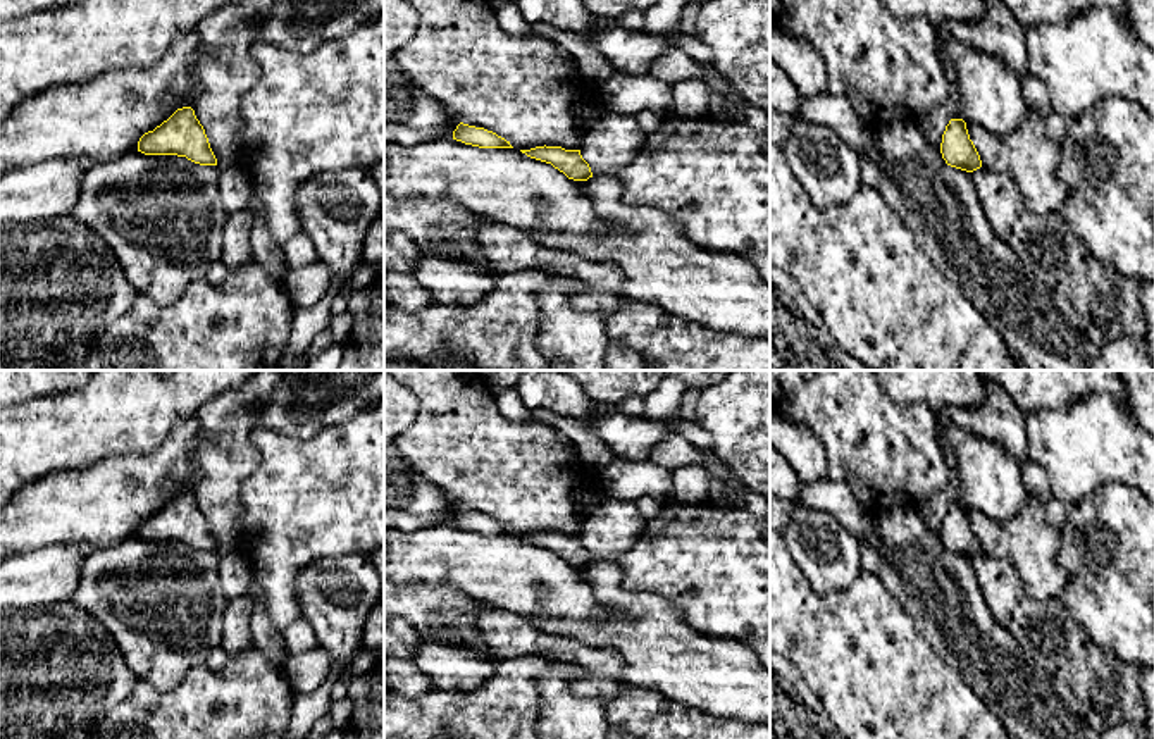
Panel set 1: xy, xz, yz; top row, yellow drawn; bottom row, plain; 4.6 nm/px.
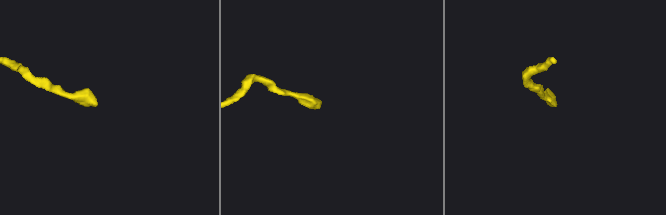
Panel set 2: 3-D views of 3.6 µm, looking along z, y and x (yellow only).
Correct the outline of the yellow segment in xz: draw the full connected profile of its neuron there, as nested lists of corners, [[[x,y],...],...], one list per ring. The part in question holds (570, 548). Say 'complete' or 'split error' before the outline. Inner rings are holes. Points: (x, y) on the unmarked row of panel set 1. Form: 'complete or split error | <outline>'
complete | [[[536,532],[530,536],[520,536],[530,544],[551,550],[563,558],[568,565],[587,567],[593,563],[589,550],[582,544],[580,536],[565,536],[561,532]]]

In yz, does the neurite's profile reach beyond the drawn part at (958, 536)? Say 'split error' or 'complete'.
complete

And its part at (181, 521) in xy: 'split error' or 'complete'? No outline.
complete

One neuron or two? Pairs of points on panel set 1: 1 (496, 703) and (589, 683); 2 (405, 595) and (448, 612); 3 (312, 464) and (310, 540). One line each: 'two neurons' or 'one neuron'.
1: two neurons
2: one neuron
3: one neuron

